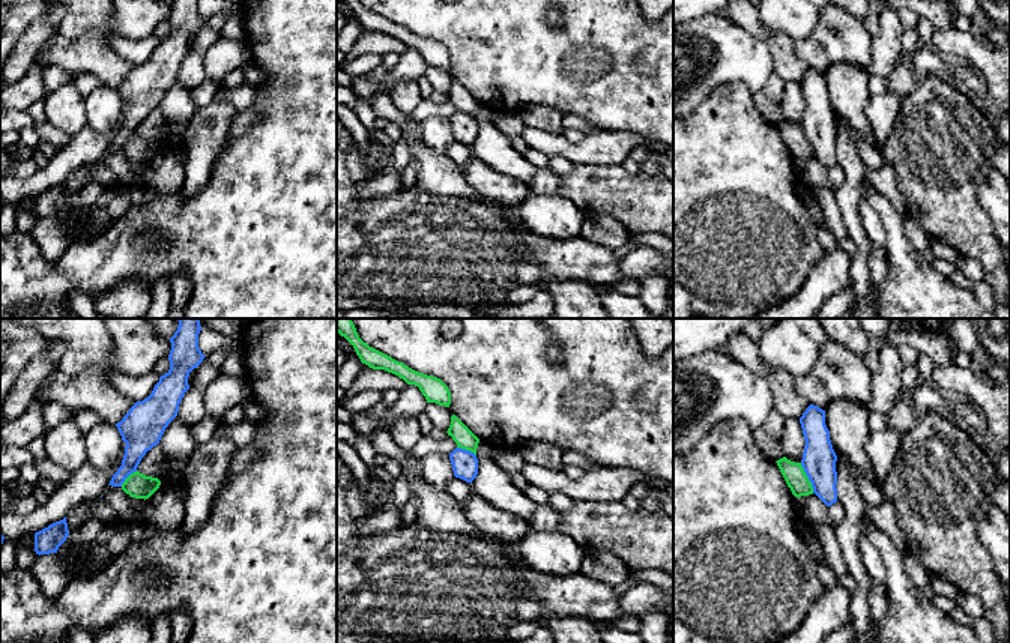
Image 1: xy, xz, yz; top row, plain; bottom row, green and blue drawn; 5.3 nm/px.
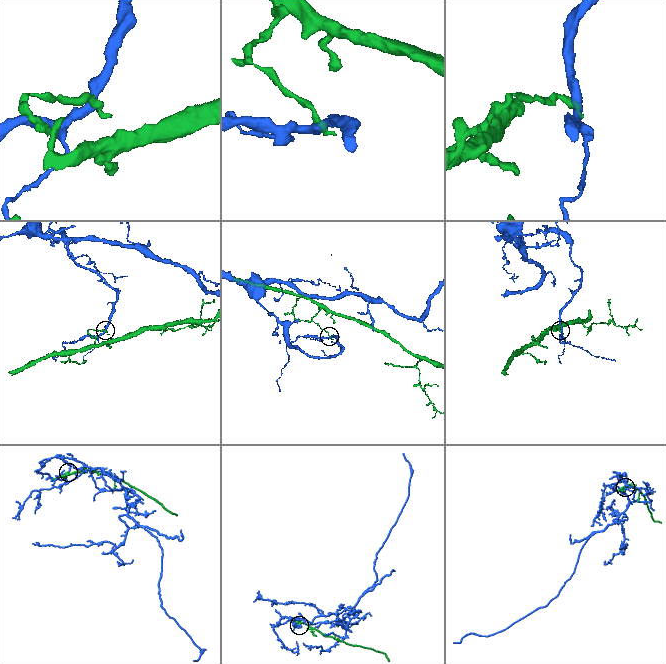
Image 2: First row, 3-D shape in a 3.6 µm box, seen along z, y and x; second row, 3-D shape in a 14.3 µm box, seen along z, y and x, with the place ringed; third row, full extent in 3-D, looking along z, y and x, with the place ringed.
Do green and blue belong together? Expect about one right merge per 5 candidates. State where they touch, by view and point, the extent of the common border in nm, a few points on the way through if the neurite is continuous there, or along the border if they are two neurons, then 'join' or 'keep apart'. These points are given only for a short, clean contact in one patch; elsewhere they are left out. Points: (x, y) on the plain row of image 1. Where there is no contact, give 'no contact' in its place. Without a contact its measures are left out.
meets green in yz at (807, 141); contact 180 nm long; border along yz (800, 126), (813, 155); keep apart

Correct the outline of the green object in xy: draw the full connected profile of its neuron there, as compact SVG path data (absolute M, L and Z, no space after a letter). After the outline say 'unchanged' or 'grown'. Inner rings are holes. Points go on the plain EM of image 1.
M138 134L131 137L122 147L122 153L135 162L149 162L161 149L158 141L146 140Z | unchanged

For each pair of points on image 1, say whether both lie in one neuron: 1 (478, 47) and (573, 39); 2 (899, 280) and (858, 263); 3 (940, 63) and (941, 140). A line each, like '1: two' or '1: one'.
1: one
2: two
3: two

